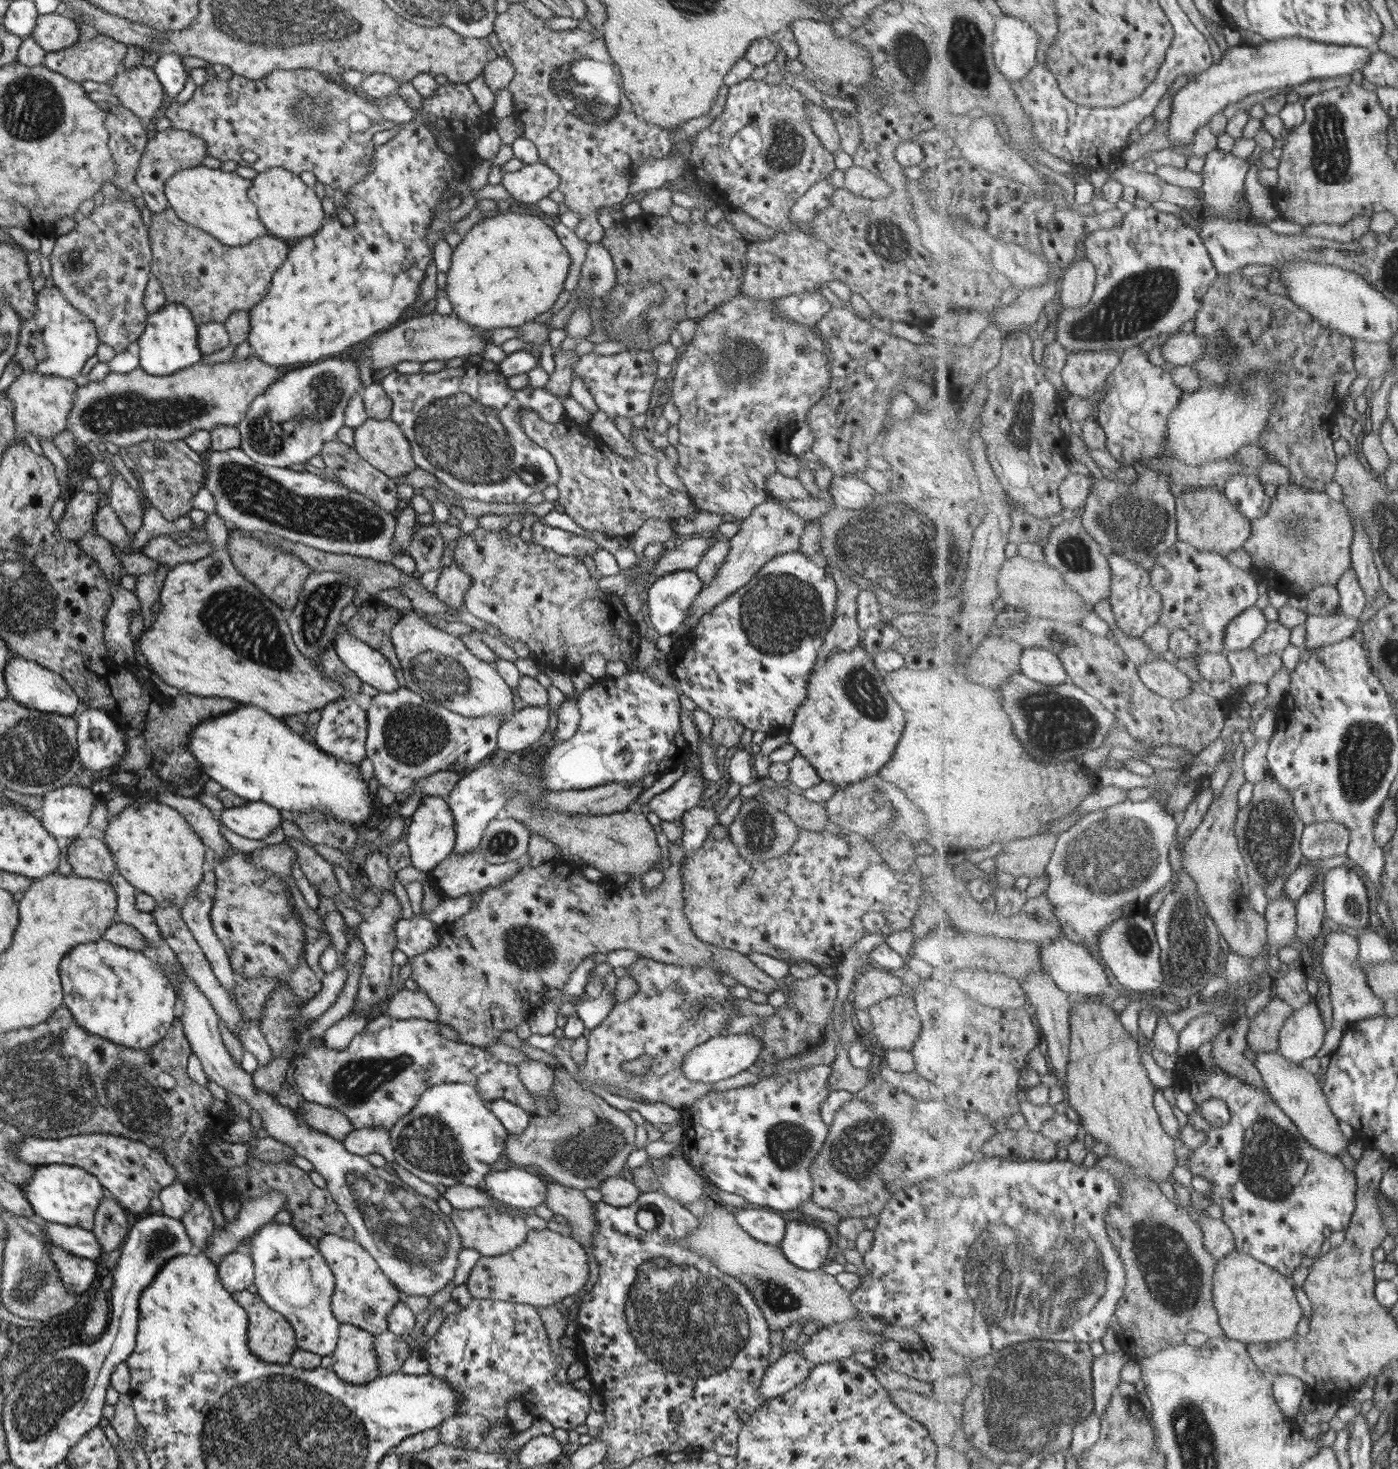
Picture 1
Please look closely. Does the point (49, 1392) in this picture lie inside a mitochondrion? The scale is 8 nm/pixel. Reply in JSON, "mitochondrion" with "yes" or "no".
{"mitochondrion":"yes"}

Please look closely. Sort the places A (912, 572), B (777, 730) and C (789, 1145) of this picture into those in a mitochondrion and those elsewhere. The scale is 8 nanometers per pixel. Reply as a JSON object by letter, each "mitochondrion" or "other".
{"A":"mitochondrion","B":"other","C":"mitochondrion"}

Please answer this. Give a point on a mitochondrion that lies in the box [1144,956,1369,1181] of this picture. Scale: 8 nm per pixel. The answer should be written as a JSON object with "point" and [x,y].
{"point":[1345,985]}

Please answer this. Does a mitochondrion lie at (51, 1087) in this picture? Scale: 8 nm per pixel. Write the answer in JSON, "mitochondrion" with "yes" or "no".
{"mitochondrion":"yes"}

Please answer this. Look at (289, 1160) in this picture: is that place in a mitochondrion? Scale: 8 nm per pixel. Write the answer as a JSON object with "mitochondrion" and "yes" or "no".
{"mitochondrion":"no"}

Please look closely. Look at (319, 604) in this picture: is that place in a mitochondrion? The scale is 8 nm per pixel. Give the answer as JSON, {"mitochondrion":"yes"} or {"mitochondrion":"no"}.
{"mitochondrion":"yes"}

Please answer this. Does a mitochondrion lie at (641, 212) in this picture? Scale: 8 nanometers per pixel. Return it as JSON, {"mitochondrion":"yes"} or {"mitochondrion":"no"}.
{"mitochondrion":"no"}

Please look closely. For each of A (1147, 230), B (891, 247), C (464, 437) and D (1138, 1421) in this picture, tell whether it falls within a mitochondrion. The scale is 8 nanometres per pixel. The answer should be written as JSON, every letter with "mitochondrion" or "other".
{"A":"other","B":"mitochondrion","C":"mitochondrion","D":"other"}

